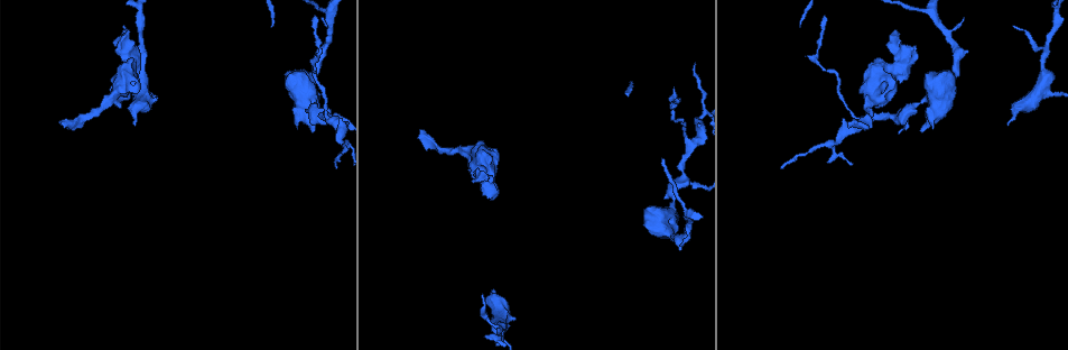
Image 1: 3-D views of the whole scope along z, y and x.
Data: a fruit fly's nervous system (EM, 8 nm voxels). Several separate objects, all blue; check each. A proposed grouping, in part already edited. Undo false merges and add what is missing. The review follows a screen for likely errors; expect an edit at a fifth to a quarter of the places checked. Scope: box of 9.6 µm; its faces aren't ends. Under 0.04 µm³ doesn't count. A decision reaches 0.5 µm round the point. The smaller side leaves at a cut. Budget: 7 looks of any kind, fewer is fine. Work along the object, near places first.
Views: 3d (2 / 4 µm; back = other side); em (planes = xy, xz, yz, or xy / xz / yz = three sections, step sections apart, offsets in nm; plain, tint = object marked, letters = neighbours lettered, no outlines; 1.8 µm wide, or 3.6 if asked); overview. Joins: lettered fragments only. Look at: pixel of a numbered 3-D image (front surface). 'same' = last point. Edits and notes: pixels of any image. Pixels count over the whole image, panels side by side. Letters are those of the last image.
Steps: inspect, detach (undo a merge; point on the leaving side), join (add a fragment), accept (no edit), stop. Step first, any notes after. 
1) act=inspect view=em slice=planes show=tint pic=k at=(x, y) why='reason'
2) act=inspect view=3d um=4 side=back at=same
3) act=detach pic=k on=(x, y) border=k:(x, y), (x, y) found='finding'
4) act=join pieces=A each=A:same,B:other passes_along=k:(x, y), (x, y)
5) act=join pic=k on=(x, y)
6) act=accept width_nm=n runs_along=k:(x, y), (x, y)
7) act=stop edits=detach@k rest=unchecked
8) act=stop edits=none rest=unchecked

act=inspect view=3d um=4 pic=1 at=(128, 31) why='branch stops here'

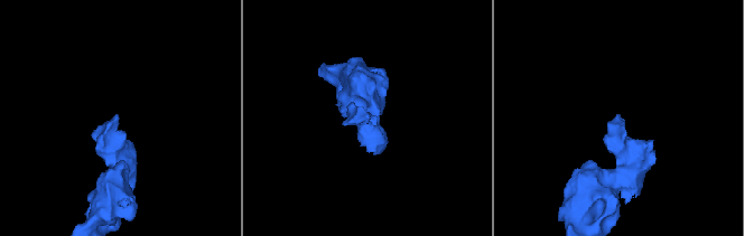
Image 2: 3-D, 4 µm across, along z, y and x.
act=inspect view=em slice=xz step=4 show=tint pic=2 at=(369, 114) why='now the EM'

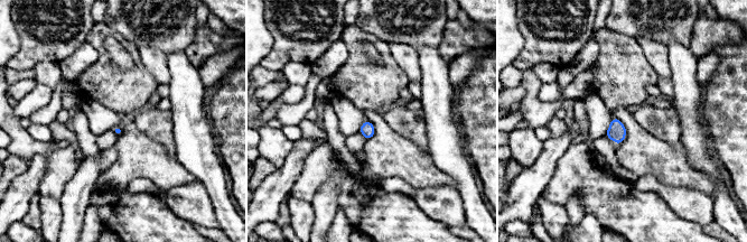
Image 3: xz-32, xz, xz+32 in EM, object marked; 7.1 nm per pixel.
act=inspect view=em slice=planes show=letters at=same why='another direction'

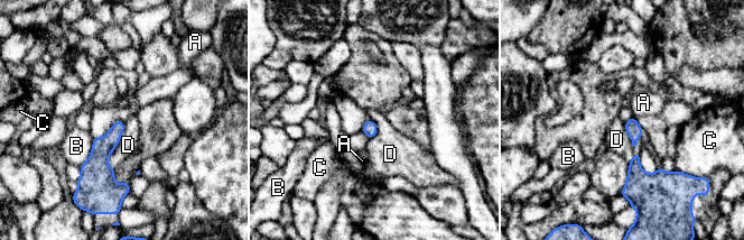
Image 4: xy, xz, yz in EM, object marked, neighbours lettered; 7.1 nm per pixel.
act=accept each=A:other,B:other,C:other,D:other border=4:(124, 121), (108, 159), (111, 168) found='none of them fits'

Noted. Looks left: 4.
act=inspect view=3d um=2 pic=1 at=(130, 97) why='branch stops here'

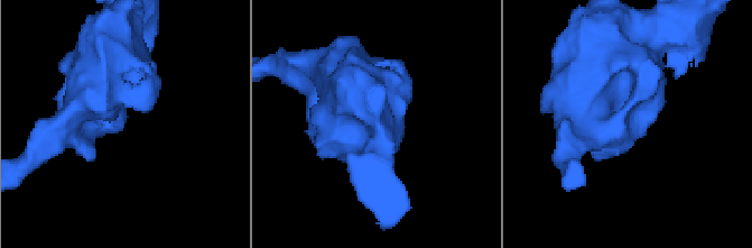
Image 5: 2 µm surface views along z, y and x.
act=inspect view=em slice=planes show=tint pic=5 at=(643, 129) why='need the tissue'

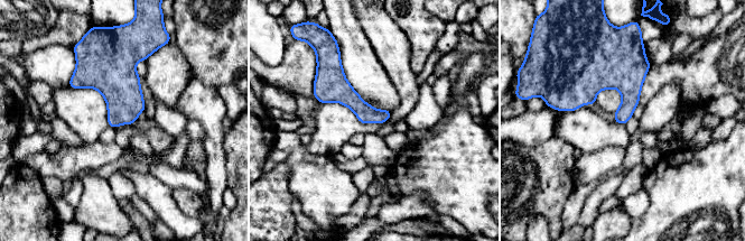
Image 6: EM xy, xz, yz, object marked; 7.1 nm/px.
act=inspect view=em slice=planes show=letters at=same

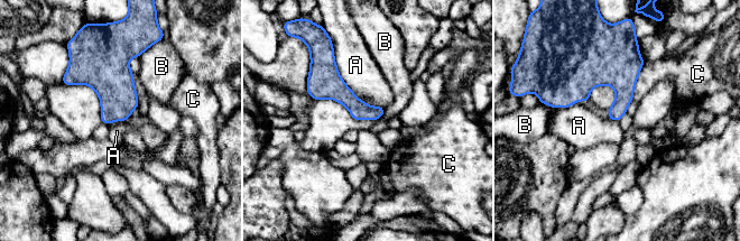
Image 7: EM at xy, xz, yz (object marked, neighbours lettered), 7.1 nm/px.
act=accept each=A:other,B:other,C:other border=7:(332, 47), (339, 75), (363, 101) found='no lettered fragment goes on from it'

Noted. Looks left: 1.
act=stop edits=none rest=unchecked

